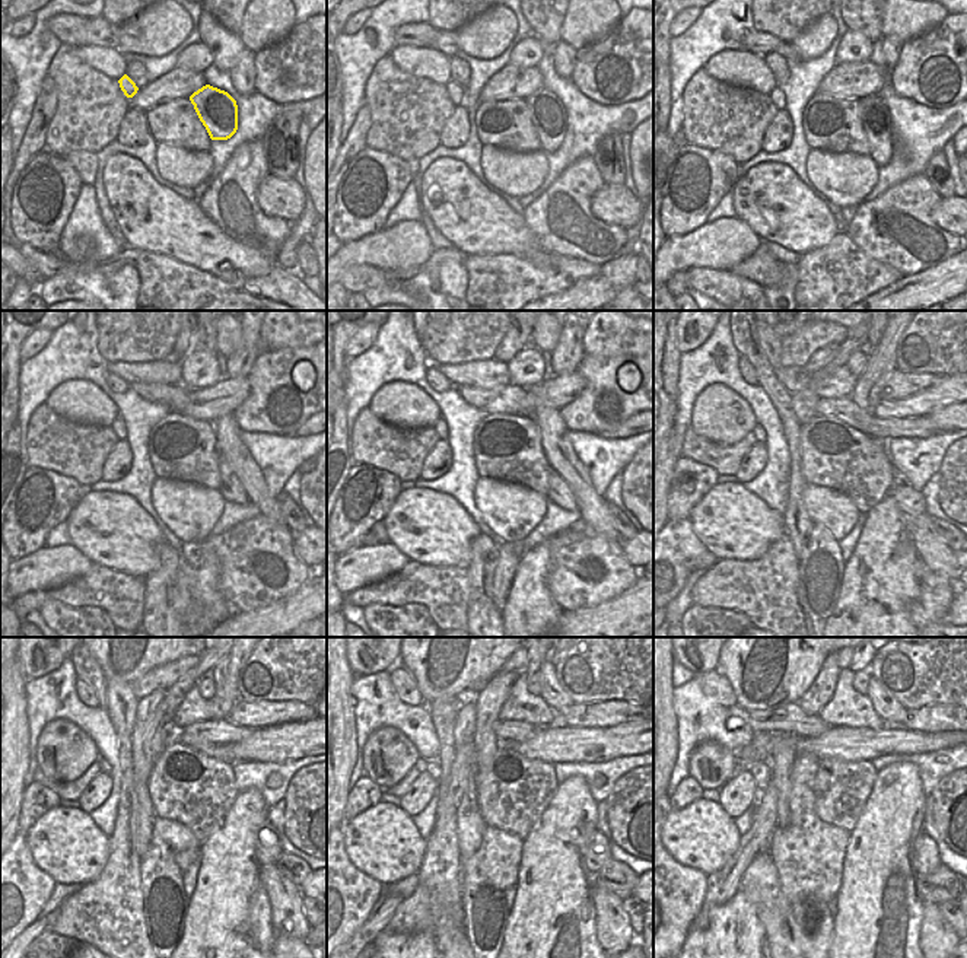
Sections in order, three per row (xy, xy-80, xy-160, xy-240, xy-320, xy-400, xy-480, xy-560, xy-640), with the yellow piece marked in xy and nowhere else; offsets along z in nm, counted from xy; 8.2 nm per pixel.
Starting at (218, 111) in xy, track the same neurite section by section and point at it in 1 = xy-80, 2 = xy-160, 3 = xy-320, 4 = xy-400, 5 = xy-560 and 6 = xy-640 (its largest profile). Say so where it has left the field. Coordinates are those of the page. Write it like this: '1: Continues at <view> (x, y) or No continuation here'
1: Continues at xy-80 (547, 111)
2: Continues at xy-160 (875, 115)
3: Continues at xy-320 (559, 493)
4: Continues at xy-400 (910, 503)
5: Continues at xy-560 (598, 852)
6: Continues at xy-640 (926, 859)

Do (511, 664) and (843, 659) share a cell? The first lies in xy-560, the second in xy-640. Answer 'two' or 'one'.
one

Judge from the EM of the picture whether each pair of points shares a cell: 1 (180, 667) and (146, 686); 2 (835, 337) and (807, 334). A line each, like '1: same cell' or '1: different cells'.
1: same cell
2: same cell

